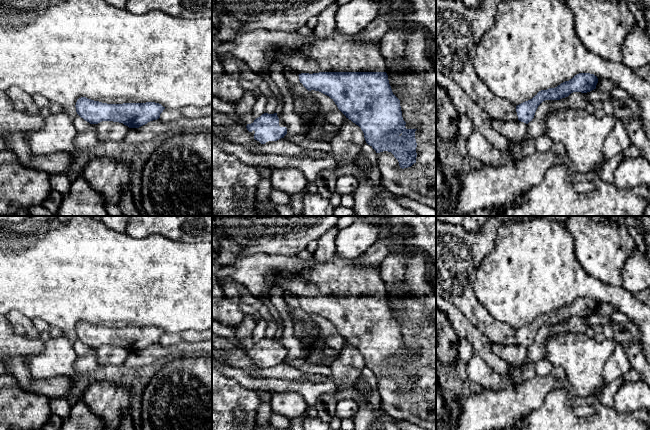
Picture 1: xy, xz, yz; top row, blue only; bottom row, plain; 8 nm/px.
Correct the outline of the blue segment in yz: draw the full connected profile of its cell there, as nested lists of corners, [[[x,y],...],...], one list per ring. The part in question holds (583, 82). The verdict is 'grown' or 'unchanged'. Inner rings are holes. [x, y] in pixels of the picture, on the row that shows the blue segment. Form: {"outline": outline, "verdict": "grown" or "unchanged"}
{"outline": [[[436,0],[436,72],[442,73],[457,83],[461,89],[485,111],[492,119],[503,121],[521,121],[528,124],[534,118],[538,106],[545,100],[560,100],[568,97],[573,92],[587,93],[596,89],[598,78],[594,74],[579,73],[569,81],[565,81],[555,88],[539,91],[532,99],[514,106],[508,100],[495,96],[486,84],[481,80],[474,67],[473,59],[476,49],[483,36],[493,27],[496,20],[497,8],[501,0],[484,0],[480,7],[471,9],[466,7],[461,1]]], "verdict": "grown"}

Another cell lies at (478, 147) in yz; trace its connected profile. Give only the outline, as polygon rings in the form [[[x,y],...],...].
[[[474,130],[466,139],[466,149],[470,157],[480,160],[484,165],[503,166],[515,161],[510,150],[502,152],[496,149],[478,130]]]

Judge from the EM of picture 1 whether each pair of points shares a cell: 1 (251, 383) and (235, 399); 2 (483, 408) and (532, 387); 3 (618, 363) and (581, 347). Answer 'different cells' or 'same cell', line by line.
1: different cells
2: same cell
3: different cells

